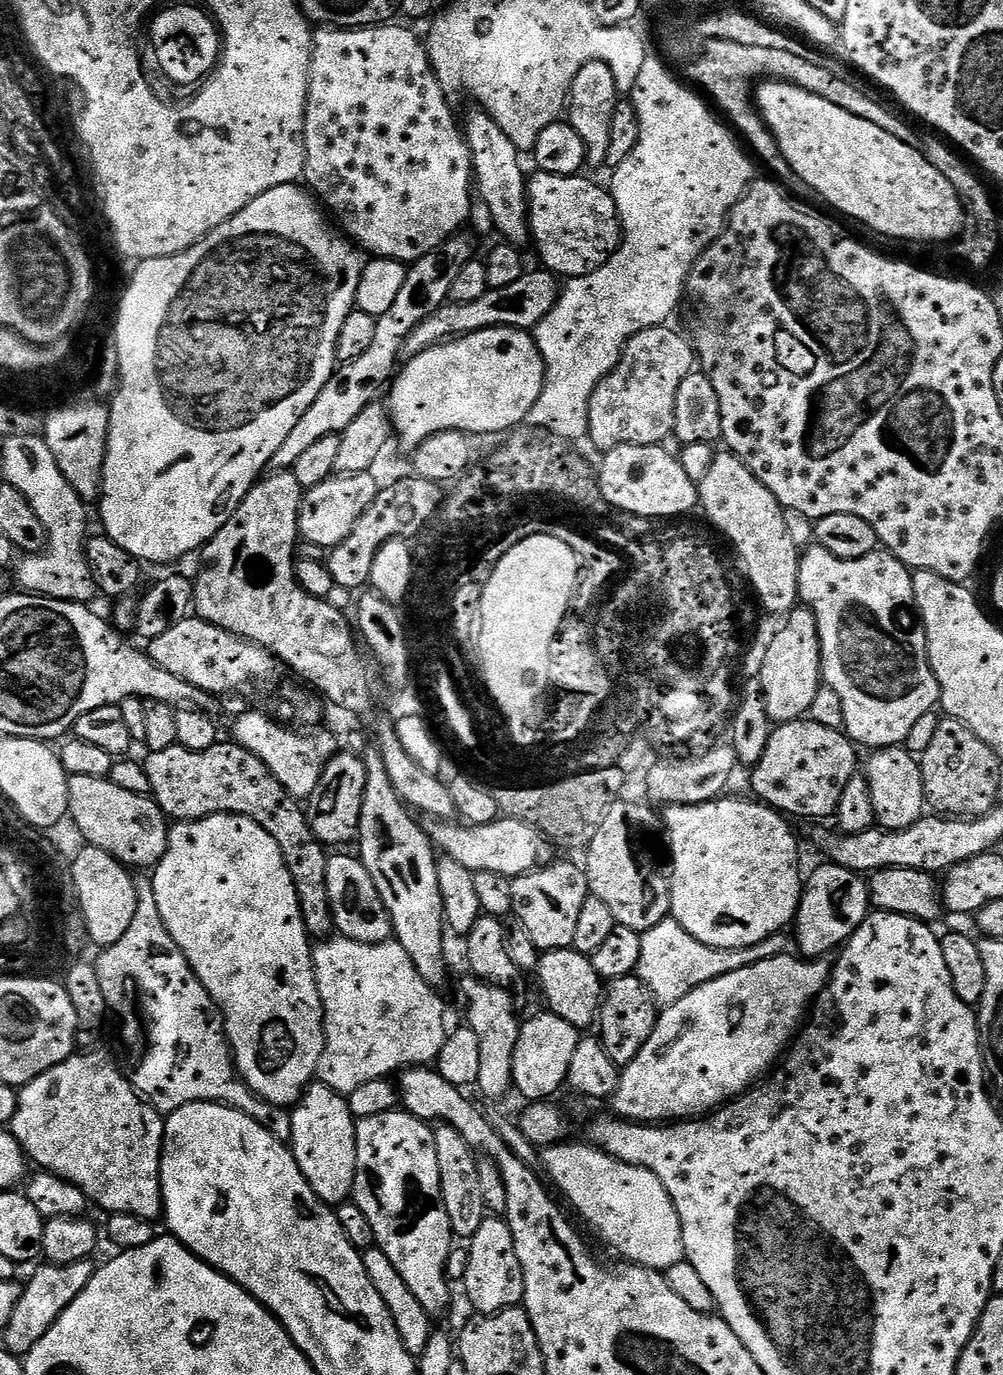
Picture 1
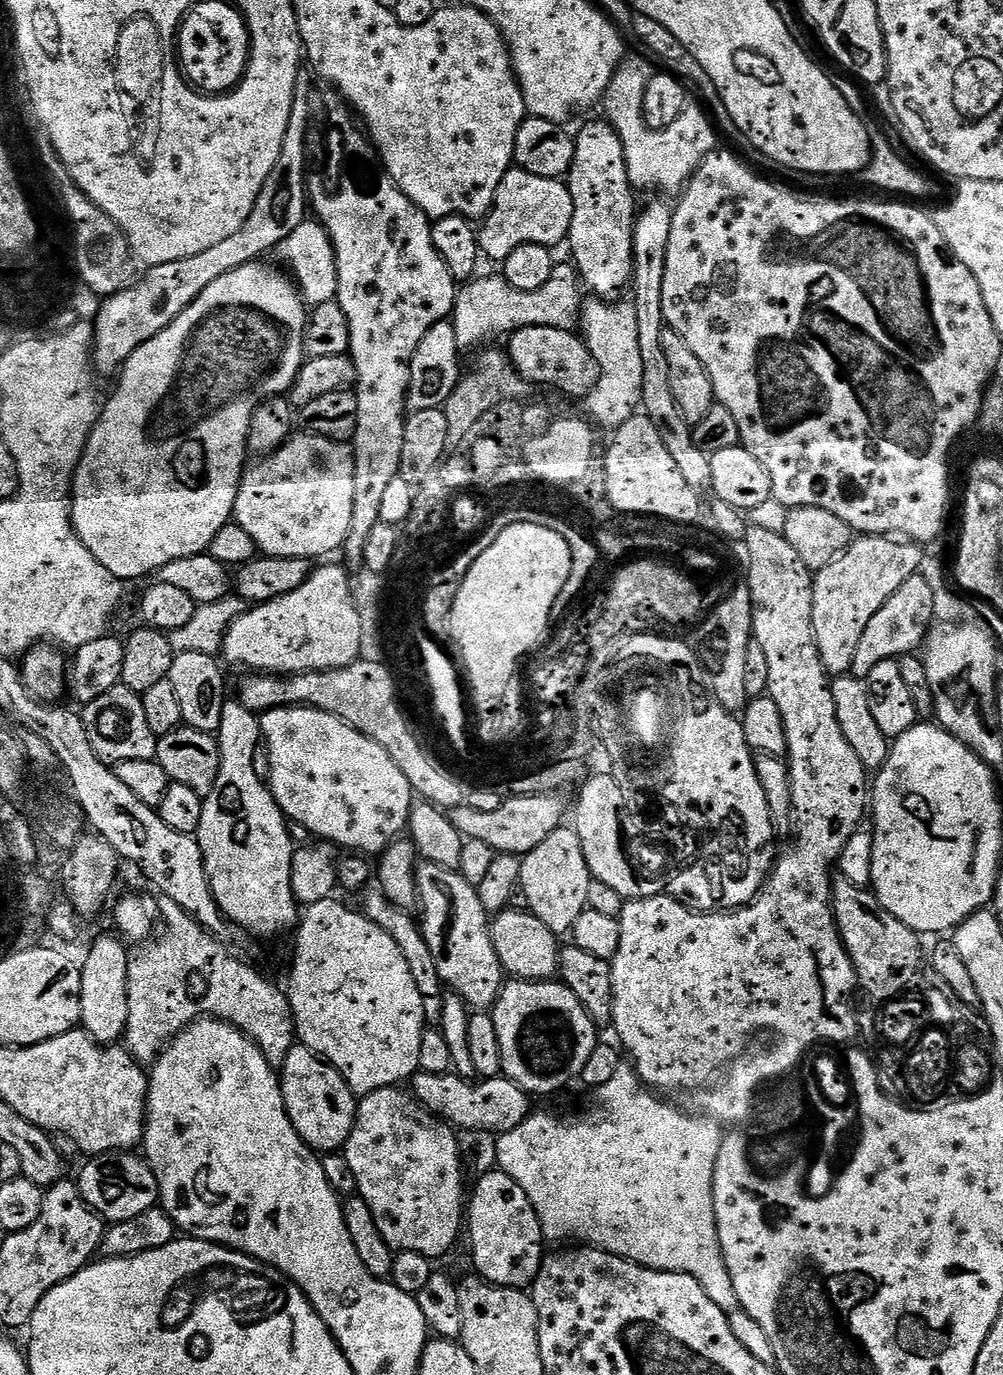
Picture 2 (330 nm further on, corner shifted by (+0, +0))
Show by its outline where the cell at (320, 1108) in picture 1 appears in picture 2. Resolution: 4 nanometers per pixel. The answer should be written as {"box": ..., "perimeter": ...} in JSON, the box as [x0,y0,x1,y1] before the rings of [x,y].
{"box":[278,1046,358,1154],"perimeter":[[[293,1046],[290,1054],[286,1054],[286,1062],[278,1075],[284,1109],[304,1143],[317,1154],[341,1151],[356,1125],[358,1107],[358,1098],[350,1086],[346,1086],[342,1074],[338,1074],[338,1070],[330,1067],[309,1048]]]}

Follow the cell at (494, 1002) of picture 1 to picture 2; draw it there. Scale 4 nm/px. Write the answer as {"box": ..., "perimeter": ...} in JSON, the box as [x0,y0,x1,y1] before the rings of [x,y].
{"box":[416,862,506,1009],"perimeter":[[[424,862],[416,869],[416,899],[420,908],[419,929],[438,966],[438,978],[444,983],[445,989],[460,996],[469,1009],[491,1009],[506,983],[506,973],[498,958],[498,950],[494,950],[490,914],[486,906],[482,906],[482,898],[478,898],[476,885],[466,882],[466,878],[455,868]]]}

